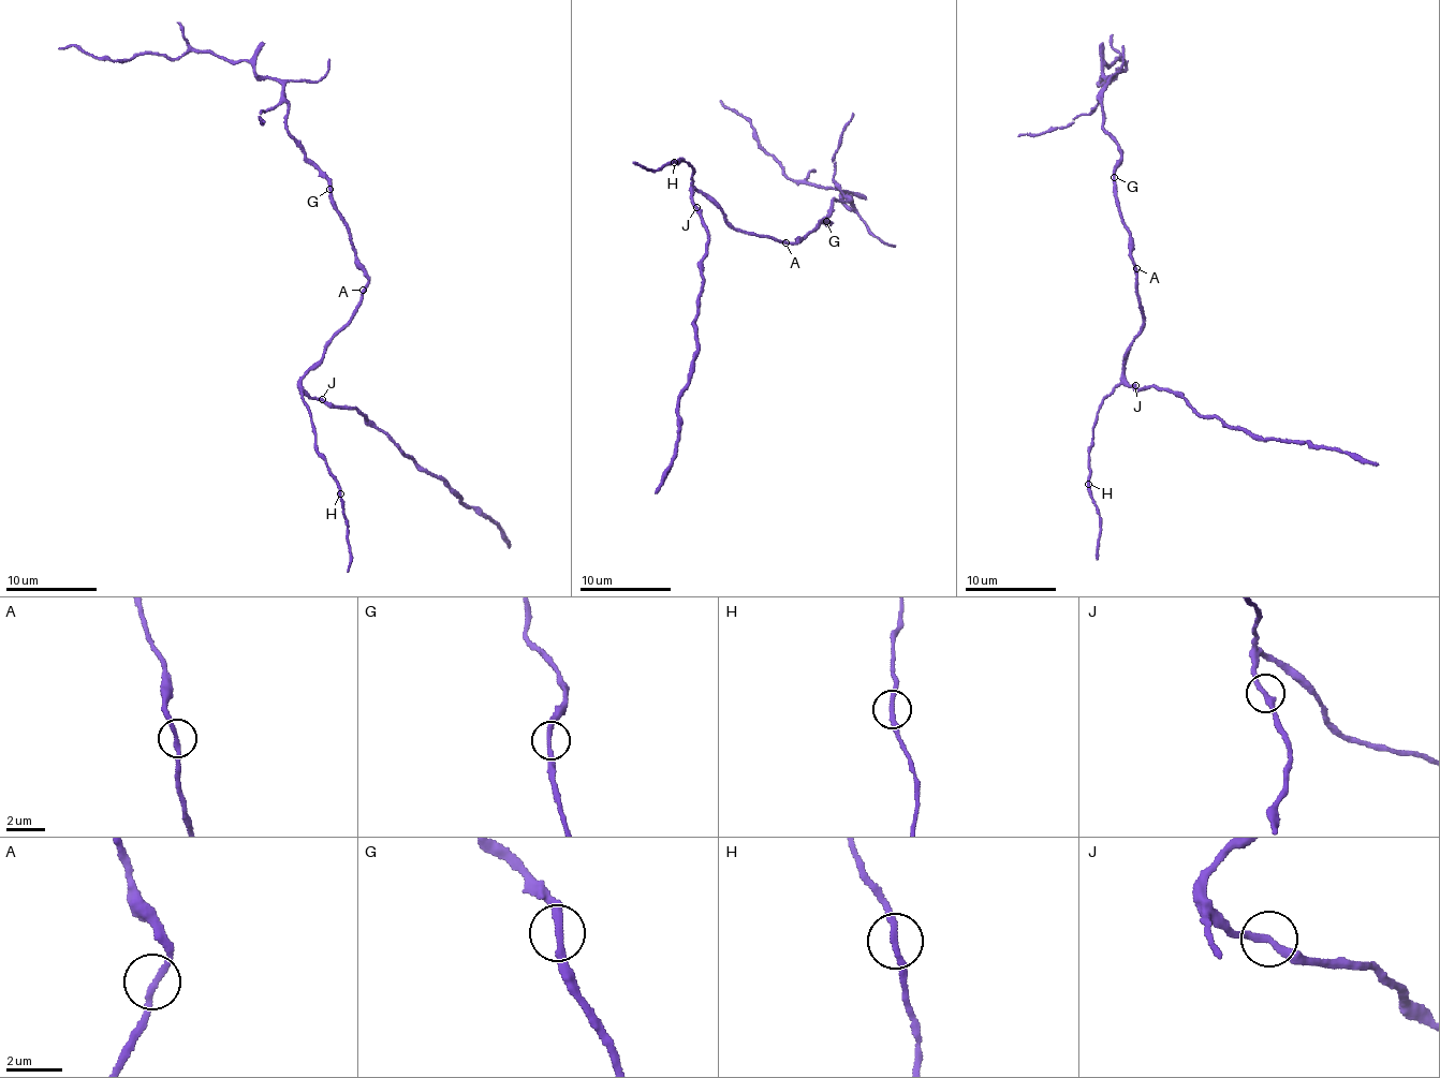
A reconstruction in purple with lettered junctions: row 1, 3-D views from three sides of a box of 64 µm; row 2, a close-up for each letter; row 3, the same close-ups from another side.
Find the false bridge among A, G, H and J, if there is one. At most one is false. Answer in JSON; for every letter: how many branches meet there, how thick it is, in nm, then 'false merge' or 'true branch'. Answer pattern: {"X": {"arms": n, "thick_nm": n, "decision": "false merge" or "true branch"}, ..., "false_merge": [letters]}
{"A": {"arms": 2, "thick_nm": 200, "decision": "true branch"}, "G": {"arms": 2, "thick_nm": 240, "decision": "true branch"}, "H": {"arms": 2, "thick_nm": 240, "decision": "true branch"}, "J": {"arms": 2, "thick_nm": 240, "decision": "true branch"}, "false_merge": []}

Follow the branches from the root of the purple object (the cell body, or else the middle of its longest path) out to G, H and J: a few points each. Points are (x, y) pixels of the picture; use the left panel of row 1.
G: (365, 292), (367, 270), (356, 256), (350, 229), (336, 207), (329, 189)
H: (365, 292), (354, 316), (331, 340), (319, 365), (302, 382), (316, 452), (340, 493)
J: (365, 292), (351, 321), (331, 340), (319, 365), (303, 378), (305, 392), (322, 400)

